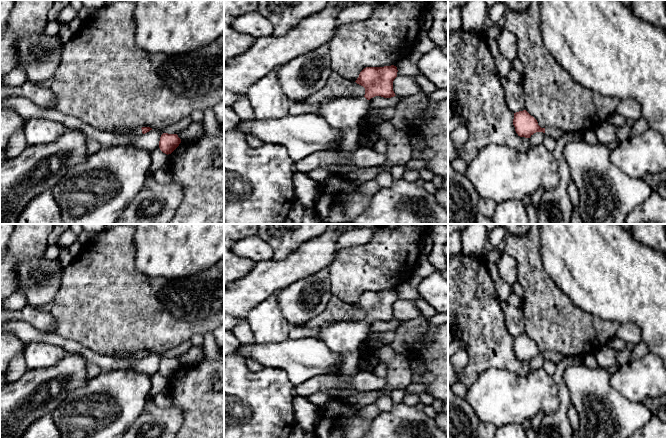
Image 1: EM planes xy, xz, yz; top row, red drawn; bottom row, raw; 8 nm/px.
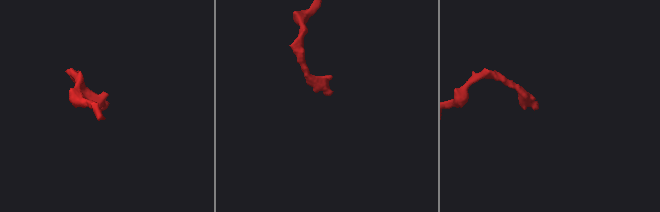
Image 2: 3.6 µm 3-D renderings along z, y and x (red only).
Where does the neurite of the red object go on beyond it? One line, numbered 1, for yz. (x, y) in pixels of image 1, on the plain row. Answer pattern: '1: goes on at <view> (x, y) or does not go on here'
1: goes on at yz (555, 357)

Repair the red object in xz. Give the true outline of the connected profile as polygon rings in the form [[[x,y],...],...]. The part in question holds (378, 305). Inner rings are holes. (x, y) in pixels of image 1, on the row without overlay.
[[[366,291],[357,304],[365,312],[365,319],[360,322],[338,322],[319,328],[317,338],[342,358],[340,374],[351,376],[359,371],[361,355],[358,351],[369,333],[369,324],[375,320],[391,322],[396,320],[393,305],[397,301],[397,291]]]

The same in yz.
[[[526,334],[514,337],[513,349],[518,360],[525,362],[530,362],[536,356],[543,356],[557,365],[564,358],[562,354],[556,351],[541,352],[537,344]]]

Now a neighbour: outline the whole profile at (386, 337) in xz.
[[[385,331],[381,333],[379,343],[368,342],[365,346],[368,348],[368,353],[374,355],[374,353],[385,345],[389,345],[395,336],[395,331]]]

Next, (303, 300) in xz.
[[[328,267],[293,282],[278,293],[283,317],[292,326],[302,326],[322,314],[331,299]]]

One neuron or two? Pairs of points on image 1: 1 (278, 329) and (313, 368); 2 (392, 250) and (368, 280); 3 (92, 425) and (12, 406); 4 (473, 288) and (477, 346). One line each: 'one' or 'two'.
1: two
2: one
3: two
4: one

